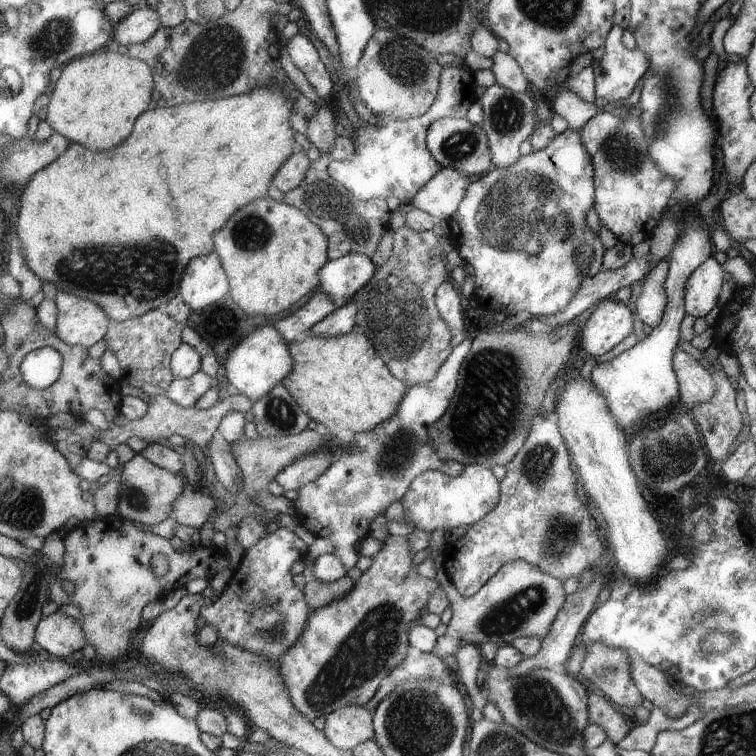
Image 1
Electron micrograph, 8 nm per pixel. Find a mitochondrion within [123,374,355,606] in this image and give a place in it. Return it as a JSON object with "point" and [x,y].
{"point":[280,413]}

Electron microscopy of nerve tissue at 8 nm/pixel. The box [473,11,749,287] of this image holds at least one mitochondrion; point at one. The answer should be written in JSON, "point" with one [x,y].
{"point":[673,101]}

